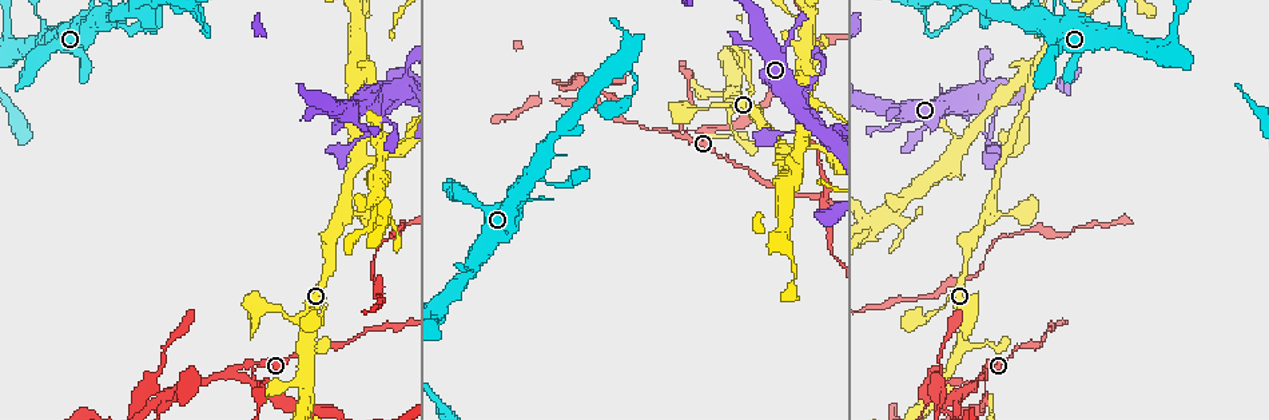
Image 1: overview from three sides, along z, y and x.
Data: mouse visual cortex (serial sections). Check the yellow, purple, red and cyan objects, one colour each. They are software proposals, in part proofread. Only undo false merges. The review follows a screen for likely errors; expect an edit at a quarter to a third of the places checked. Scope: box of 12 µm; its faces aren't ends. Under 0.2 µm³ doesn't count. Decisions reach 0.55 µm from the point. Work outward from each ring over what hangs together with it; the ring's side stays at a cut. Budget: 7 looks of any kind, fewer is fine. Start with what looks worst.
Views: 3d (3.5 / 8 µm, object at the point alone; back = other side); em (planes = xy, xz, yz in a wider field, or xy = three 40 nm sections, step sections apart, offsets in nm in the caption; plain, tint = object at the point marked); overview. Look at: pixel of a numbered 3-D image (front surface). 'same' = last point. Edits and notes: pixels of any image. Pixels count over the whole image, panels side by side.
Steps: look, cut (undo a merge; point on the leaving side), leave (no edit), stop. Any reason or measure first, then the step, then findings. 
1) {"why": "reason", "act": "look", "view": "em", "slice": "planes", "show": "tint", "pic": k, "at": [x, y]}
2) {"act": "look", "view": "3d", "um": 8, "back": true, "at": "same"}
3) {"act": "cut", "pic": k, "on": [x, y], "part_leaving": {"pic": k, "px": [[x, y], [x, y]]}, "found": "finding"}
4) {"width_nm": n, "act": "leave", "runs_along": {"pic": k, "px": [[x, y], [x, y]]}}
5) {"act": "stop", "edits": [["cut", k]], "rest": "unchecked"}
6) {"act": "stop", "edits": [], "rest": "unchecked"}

{"act": "look", "view": "3d", "um": 3.5, "back": true, "pic": 1, "at": [164, 398]}

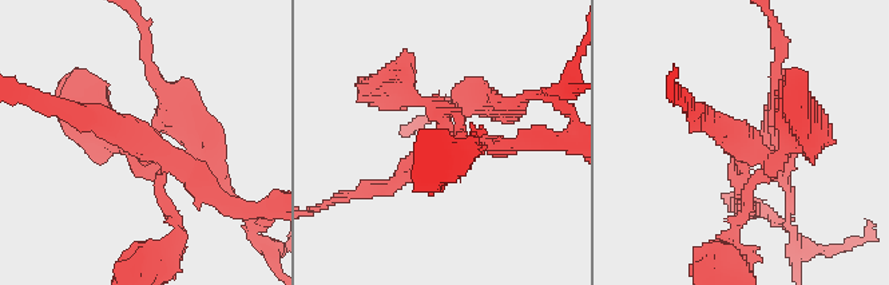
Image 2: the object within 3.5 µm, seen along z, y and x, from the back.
{"arms": 4, "arm_widths_nm": [150, 150, 200, 250], "act": "look", "view": "em", "slice": "xy", "step": 2, "show": "tint", "pic": 2, "at": [144, 140]}

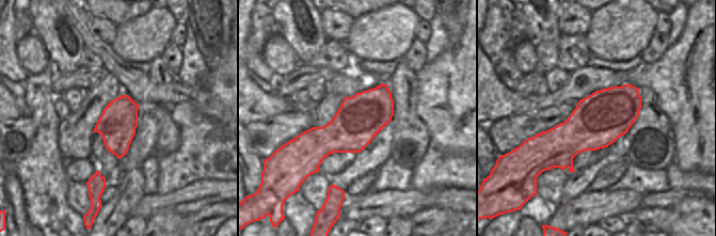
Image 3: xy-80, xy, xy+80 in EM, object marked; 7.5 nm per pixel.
{"why": "cut it another way", "act": "look", "view": "em", "slice": "planes", "show": "tint", "at": "same"}

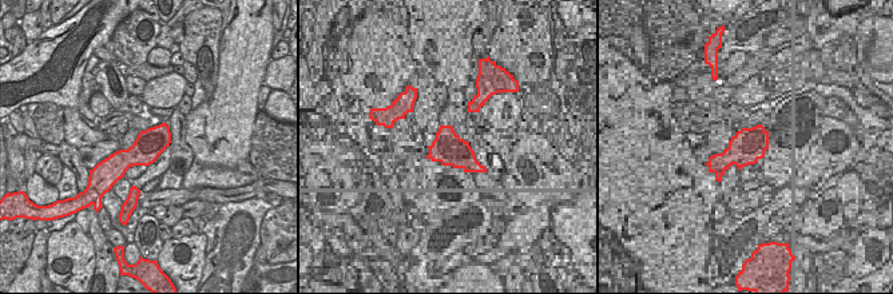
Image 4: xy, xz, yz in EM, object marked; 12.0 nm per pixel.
{"act": "cut", "pic": 2, "on": [789, 159], "part_leaving": {"pic": 2, "px": [[666, 80], [683, 92], [697, 114]]}, "found": "two cells meet here"}

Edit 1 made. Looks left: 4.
{"act": "look", "view": "overview"}

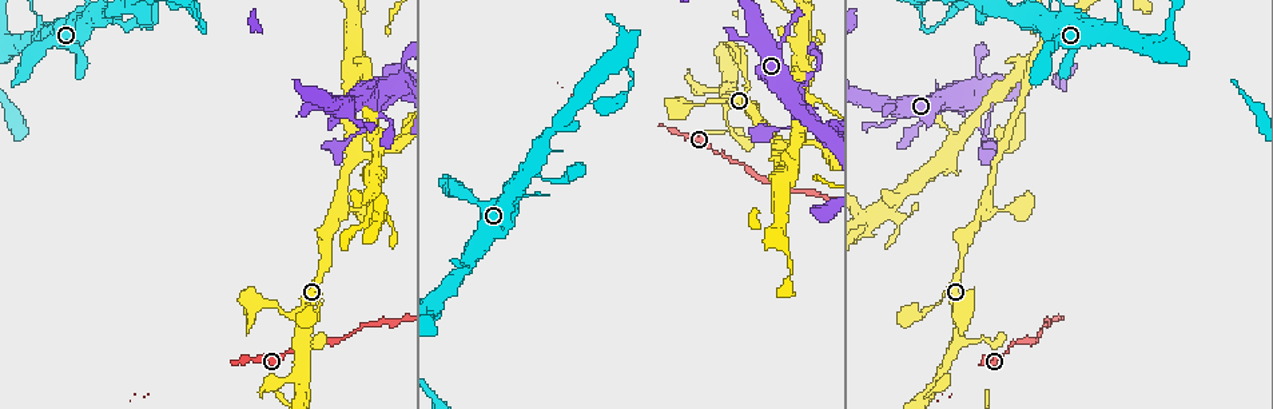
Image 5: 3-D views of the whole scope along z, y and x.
{"why": "branch point", "act": "look", "view": "3d", "um": 8, "pic": 5, "at": [781, 143]}

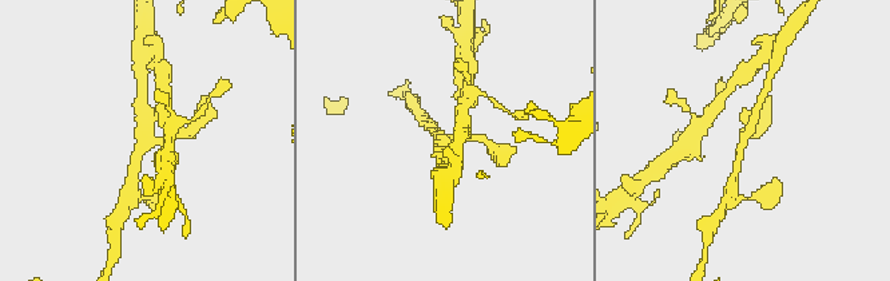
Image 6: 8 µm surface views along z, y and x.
{"why": "shape alone is not enough", "act": "look", "view": "em", "slice": "planes", "show": "tint", "pic": 6, "at": [743, 142]}

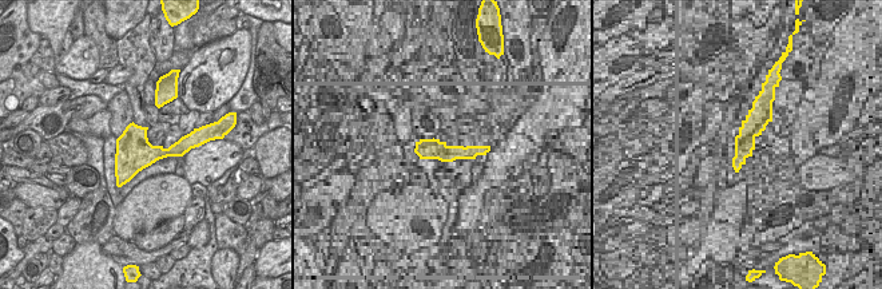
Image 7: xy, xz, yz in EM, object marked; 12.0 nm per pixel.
{"act": "leave", "found": "continuous, no second cell"}

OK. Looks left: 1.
{"act": "stop", "edits": [["cut", 2]], "rest": "unchecked"}

